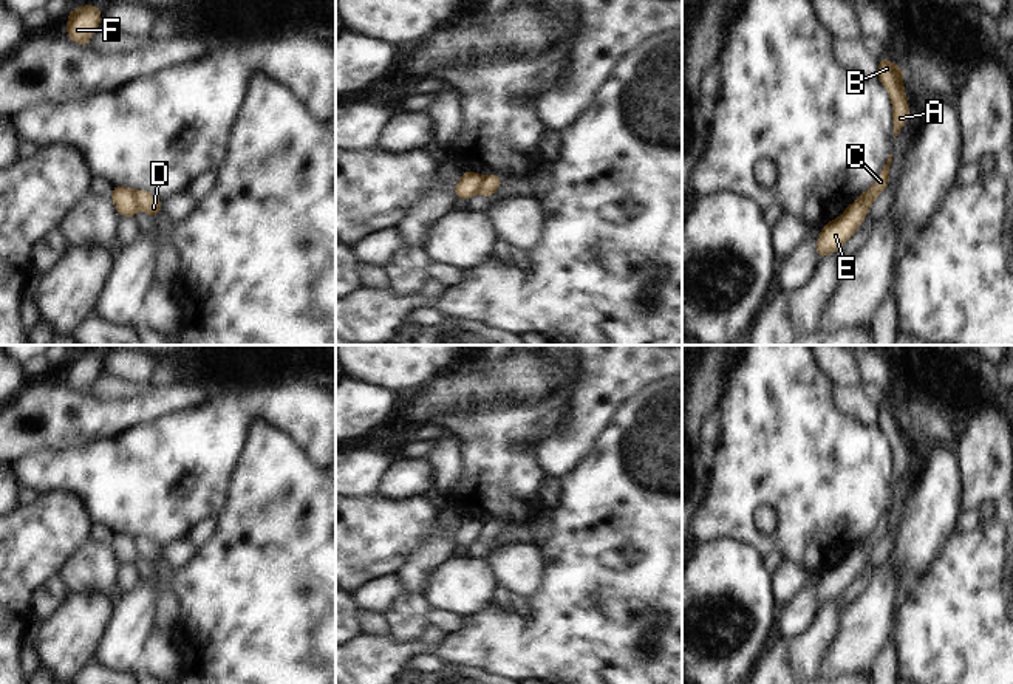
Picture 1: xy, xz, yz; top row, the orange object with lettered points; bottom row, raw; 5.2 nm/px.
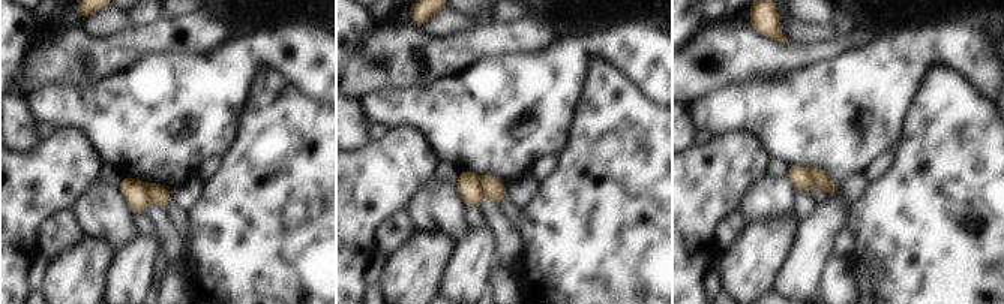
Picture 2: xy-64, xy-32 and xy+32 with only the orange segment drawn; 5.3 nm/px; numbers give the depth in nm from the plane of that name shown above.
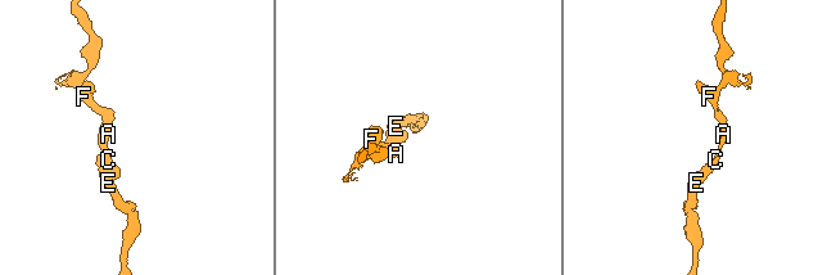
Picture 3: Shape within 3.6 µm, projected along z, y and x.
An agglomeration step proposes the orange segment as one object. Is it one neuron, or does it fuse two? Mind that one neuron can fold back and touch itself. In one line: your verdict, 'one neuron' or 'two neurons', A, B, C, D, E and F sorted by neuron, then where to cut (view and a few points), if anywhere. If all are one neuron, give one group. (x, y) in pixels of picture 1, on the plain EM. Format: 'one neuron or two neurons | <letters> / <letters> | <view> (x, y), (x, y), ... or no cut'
two neurons | A B C D F / E | xy (132, 537), (138, 554)

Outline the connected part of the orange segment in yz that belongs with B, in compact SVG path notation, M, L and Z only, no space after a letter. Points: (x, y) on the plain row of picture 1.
M888 404L878 407L877 426L888 436L892 449L892 474L894 484L909 464L909 452L906 438L903 436L903 416L900 412L894 412Z

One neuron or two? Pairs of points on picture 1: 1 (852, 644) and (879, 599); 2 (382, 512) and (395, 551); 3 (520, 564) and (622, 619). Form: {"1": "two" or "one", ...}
{"1": "one", "2": "one", "3": "two"}

